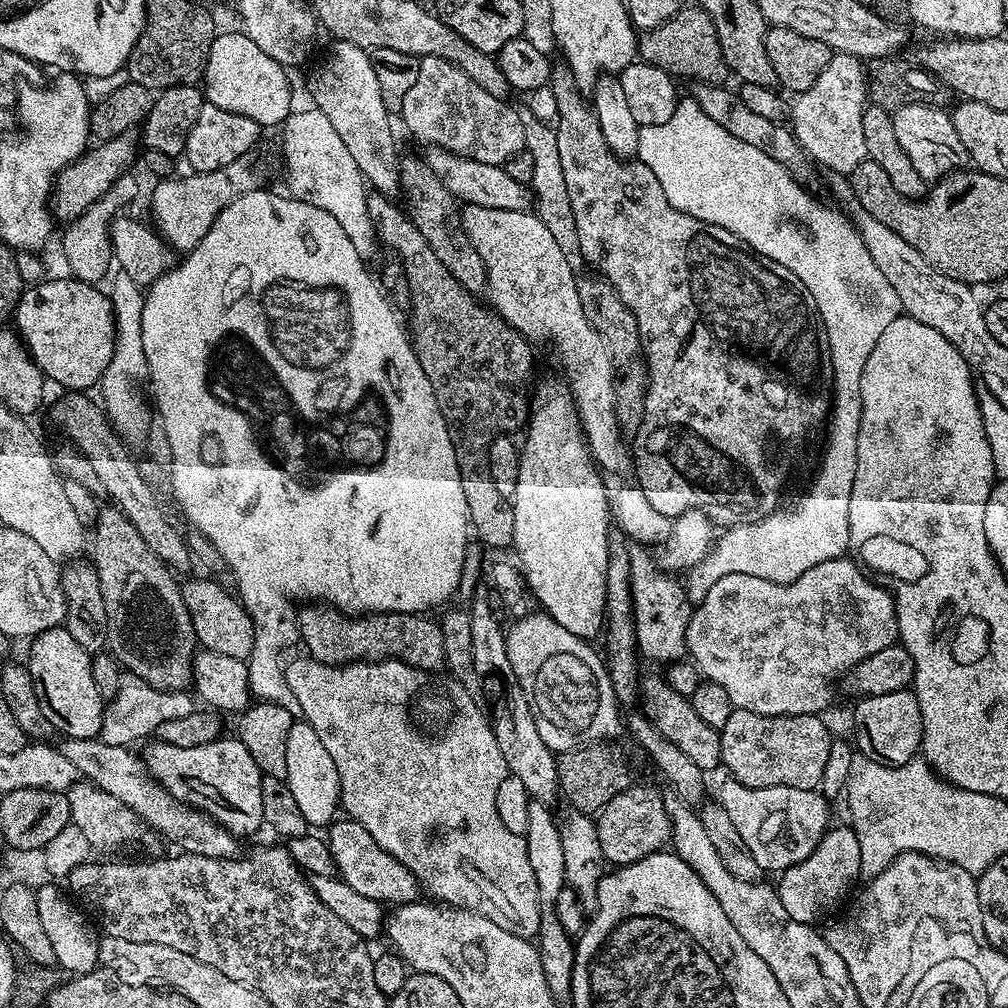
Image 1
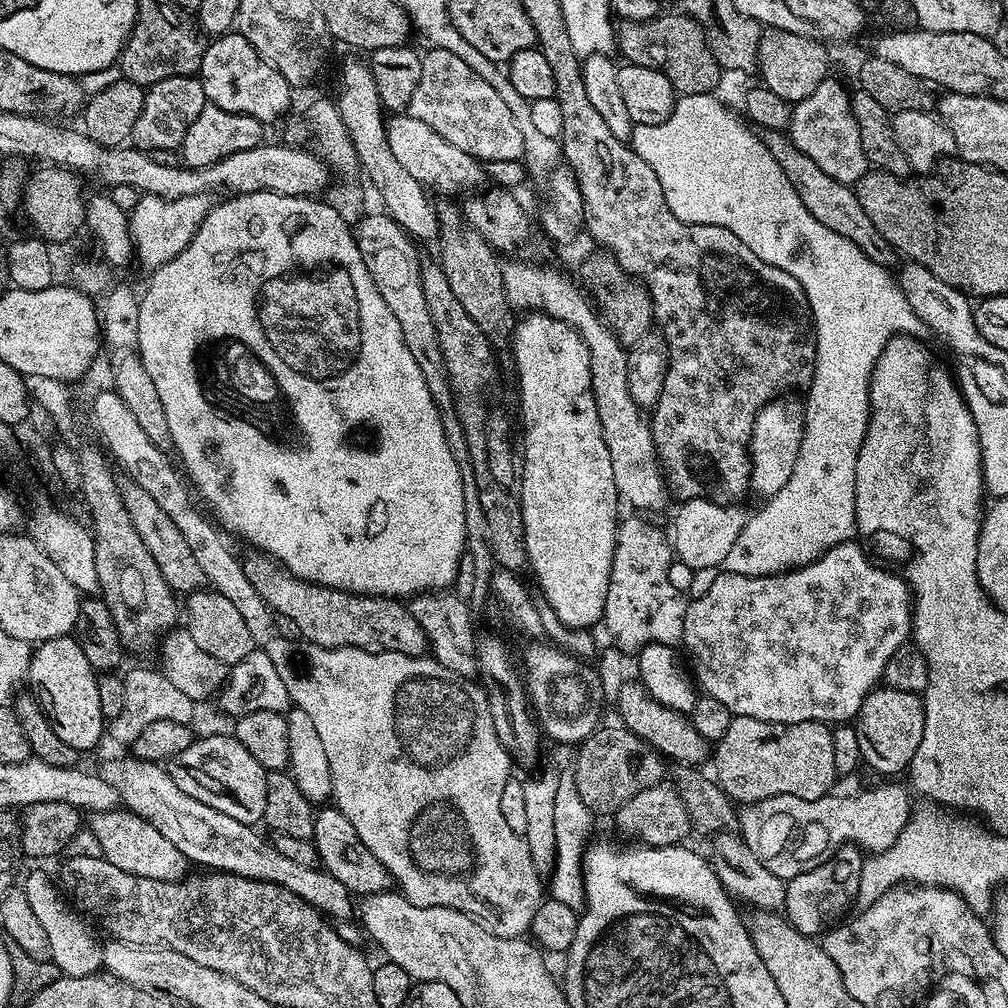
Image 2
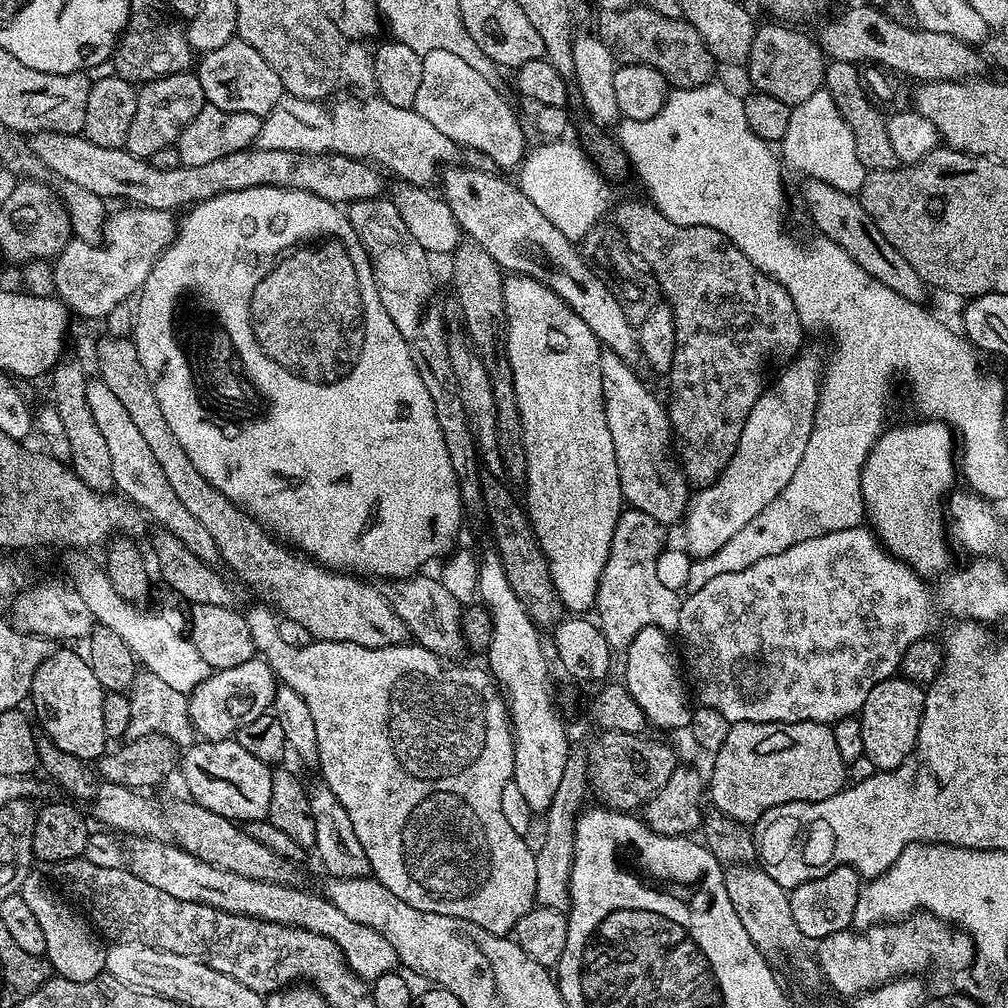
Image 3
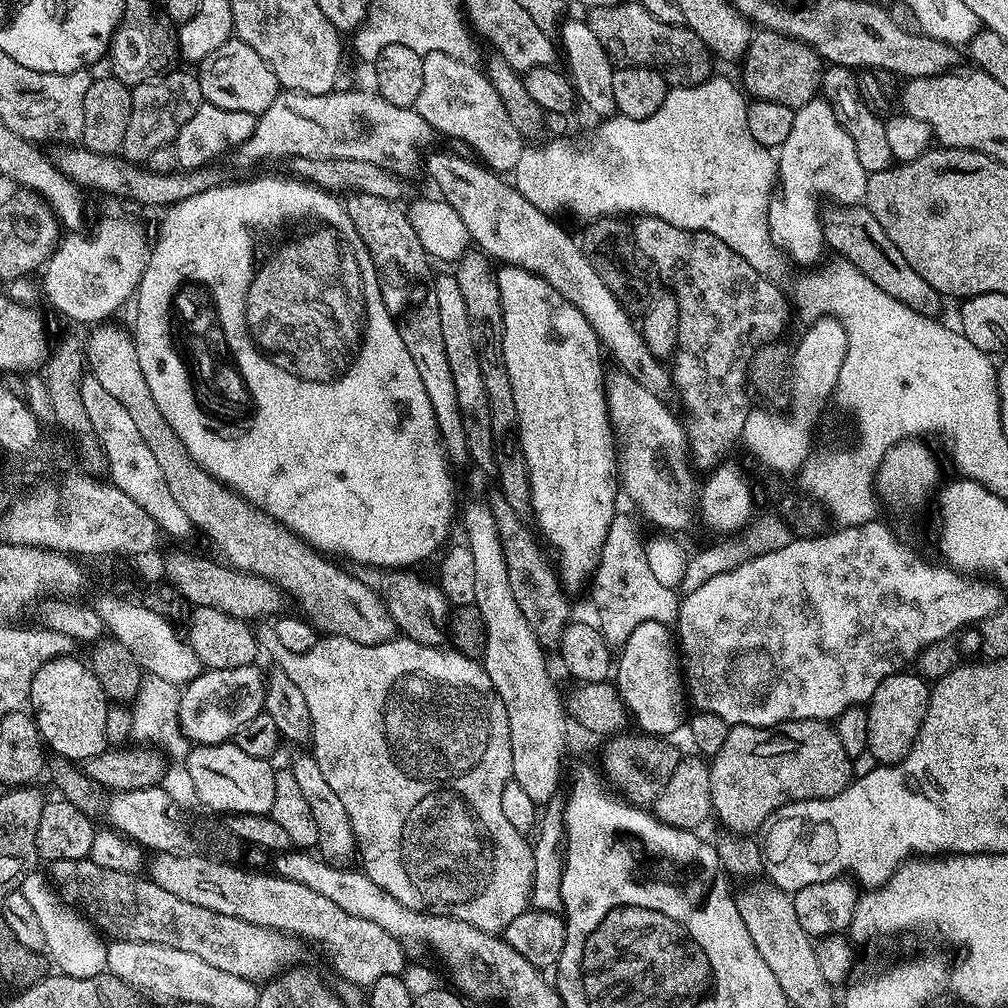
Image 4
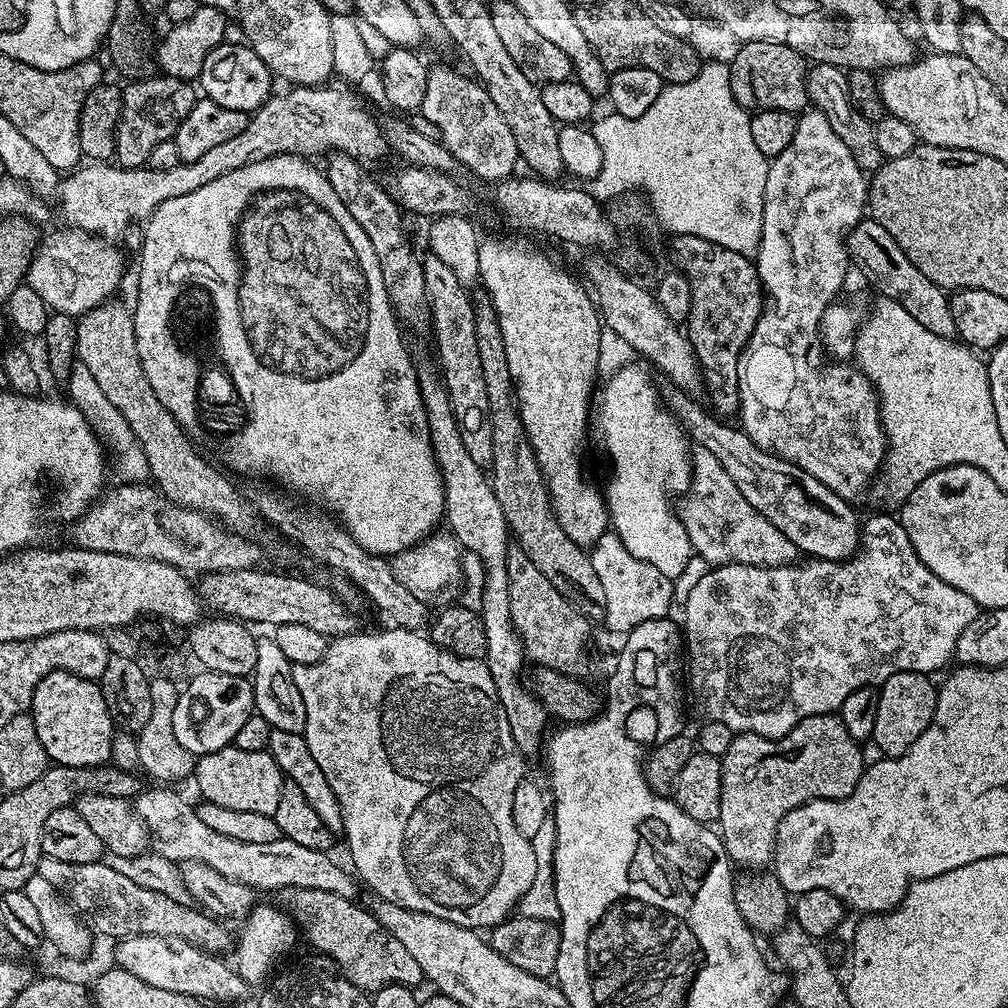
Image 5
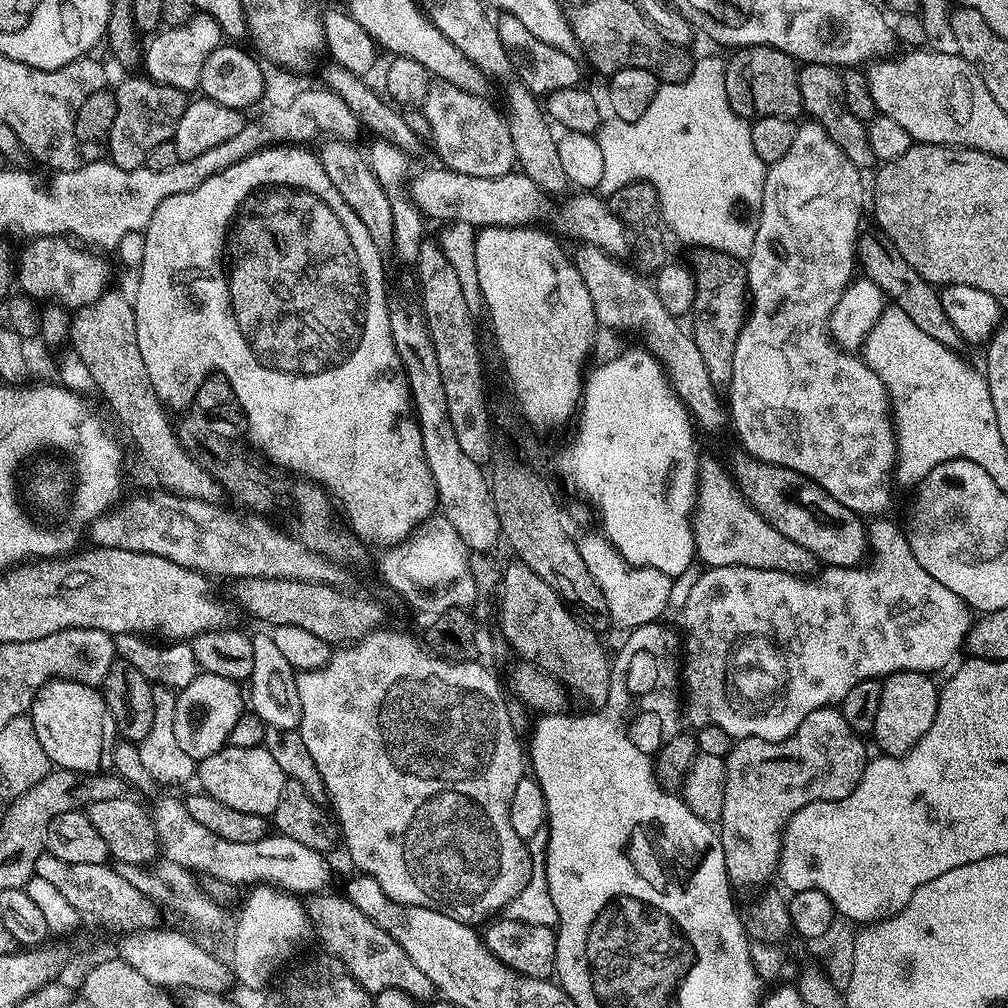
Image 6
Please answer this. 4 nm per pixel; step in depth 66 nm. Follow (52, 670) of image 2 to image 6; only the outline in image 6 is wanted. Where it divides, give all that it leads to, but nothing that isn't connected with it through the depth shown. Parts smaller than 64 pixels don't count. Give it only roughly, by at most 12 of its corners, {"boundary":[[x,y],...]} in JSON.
{"boundary":[[38,690],[34,734],[56,768],[96,774],[116,749],[103,691]]}

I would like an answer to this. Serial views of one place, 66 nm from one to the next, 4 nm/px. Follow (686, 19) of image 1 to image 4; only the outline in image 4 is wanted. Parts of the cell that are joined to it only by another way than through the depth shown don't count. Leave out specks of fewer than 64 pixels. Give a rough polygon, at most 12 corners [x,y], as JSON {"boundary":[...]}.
{"boundary":[[638,2],[586,19],[613,65],[649,68],[672,88],[713,75],[687,26]]}

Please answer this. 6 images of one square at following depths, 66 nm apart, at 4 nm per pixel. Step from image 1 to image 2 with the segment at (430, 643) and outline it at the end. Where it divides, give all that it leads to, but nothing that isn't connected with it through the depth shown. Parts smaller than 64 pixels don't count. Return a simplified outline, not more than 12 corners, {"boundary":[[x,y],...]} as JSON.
{"boundary":[[245,555],[246,578],[307,643],[423,656],[399,599],[299,580]]}

